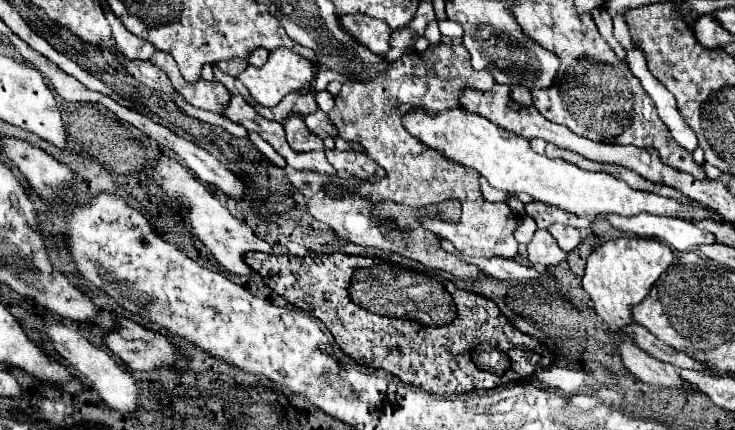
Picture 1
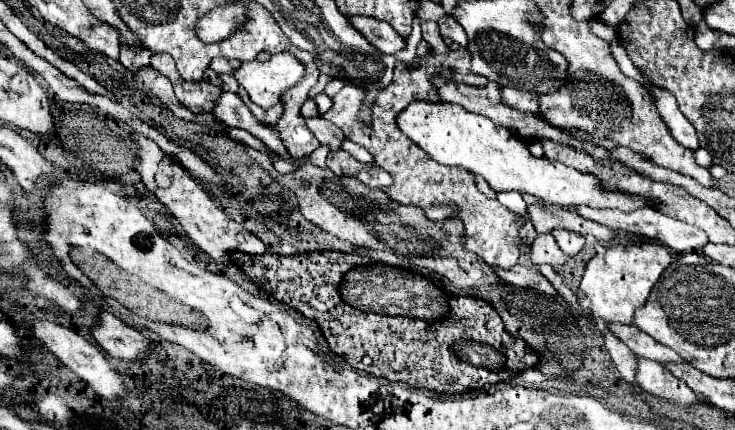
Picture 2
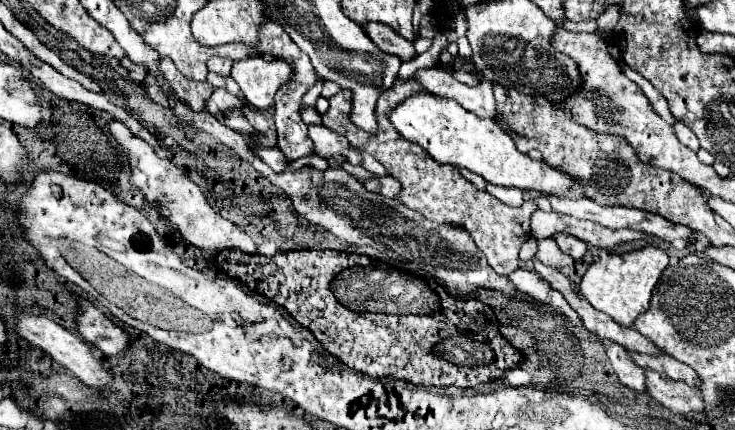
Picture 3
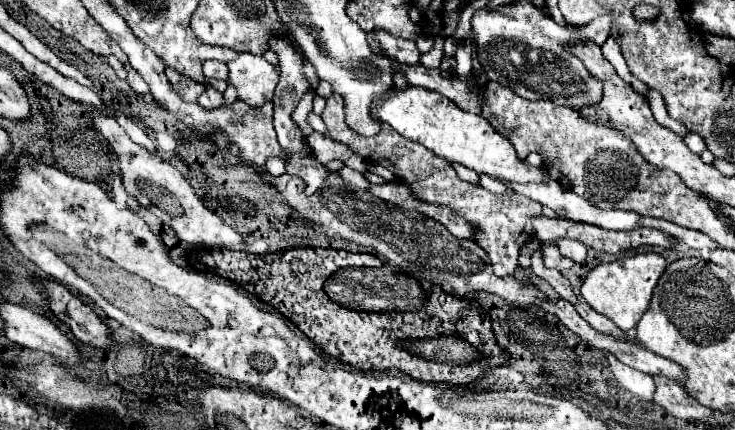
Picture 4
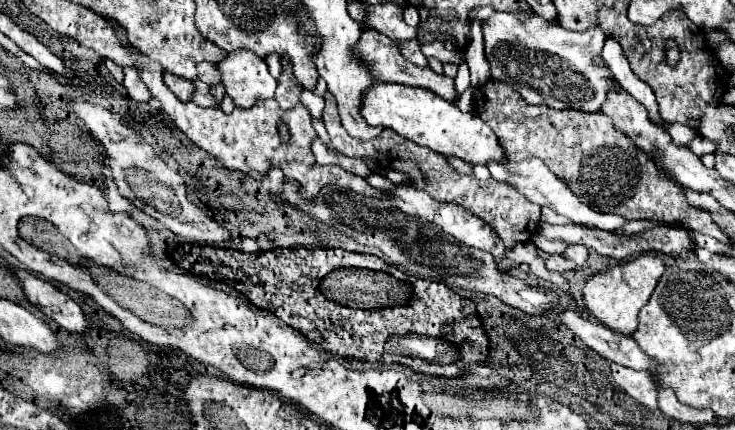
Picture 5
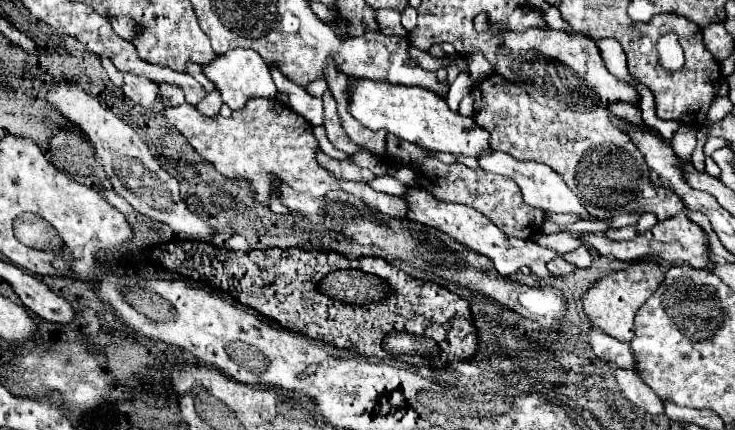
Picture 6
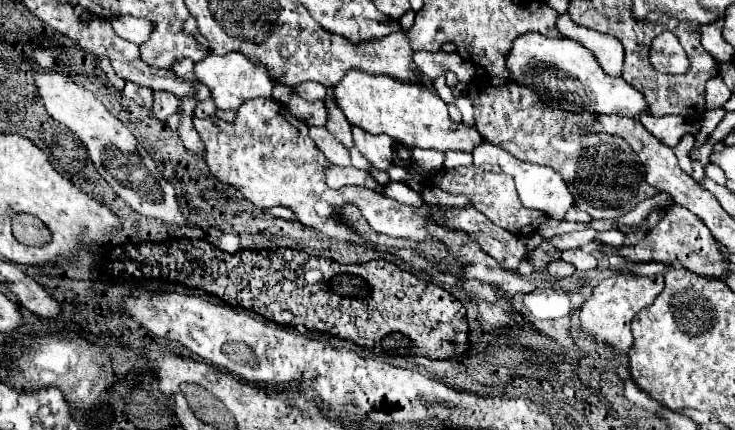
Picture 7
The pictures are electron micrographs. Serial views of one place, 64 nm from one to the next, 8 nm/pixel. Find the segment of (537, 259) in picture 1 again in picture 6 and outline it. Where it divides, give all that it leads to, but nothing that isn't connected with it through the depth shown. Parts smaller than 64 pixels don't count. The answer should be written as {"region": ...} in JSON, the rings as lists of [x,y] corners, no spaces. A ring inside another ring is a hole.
{"region":[[[560,256],[560,258],[552,260],[552,262],[548,262],[548,270],[550,270],[552,276],[566,276],[566,274],[572,274],[572,272],[576,270],[576,266],[574,266],[574,264],[568,264],[568,262],[562,260],[562,256]]]}

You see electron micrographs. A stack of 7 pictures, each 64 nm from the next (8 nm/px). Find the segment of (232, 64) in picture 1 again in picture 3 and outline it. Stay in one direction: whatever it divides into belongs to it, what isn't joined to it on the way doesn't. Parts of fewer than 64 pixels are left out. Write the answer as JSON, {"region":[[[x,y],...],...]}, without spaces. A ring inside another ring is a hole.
{"region":[[[216,56],[216,58],[210,58],[210,60],[206,62],[206,68],[208,68],[208,72],[216,72],[218,76],[230,76],[230,68],[232,68],[232,60]]]}

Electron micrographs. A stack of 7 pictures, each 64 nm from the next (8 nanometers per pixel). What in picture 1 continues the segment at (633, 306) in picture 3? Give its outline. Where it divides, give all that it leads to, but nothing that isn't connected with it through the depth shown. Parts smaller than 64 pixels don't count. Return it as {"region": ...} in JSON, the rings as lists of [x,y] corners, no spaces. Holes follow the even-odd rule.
{"region":[[[616,238],[594,250],[586,262],[586,274],[582,278],[582,288],[594,302],[594,312],[606,322],[618,328],[632,324],[632,306],[640,304],[650,292],[652,284],[660,274],[672,264],[672,250],[652,238]]]}

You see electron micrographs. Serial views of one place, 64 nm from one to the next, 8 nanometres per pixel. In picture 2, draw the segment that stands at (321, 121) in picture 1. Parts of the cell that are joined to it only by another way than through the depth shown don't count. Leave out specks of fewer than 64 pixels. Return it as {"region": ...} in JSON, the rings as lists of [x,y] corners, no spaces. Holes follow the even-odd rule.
{"region":[[[310,118],[308,122],[308,130],[318,138],[320,144],[326,144],[332,152],[340,150],[342,142],[344,142],[344,134],[340,132],[340,128],[336,128],[332,122],[324,120],[324,118]]]}

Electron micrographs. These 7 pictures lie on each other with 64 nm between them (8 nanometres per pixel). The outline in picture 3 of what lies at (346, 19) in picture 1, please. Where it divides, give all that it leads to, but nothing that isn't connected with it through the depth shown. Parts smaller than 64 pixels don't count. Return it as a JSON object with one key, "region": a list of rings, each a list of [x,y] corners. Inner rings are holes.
{"region":[[[366,22],[362,24],[364,32],[368,34],[368,38],[386,54],[394,54],[398,56],[402,62],[412,60],[416,56],[412,42],[404,40],[402,36],[398,36],[392,28],[388,28],[386,24],[378,24],[378,22]]]}

